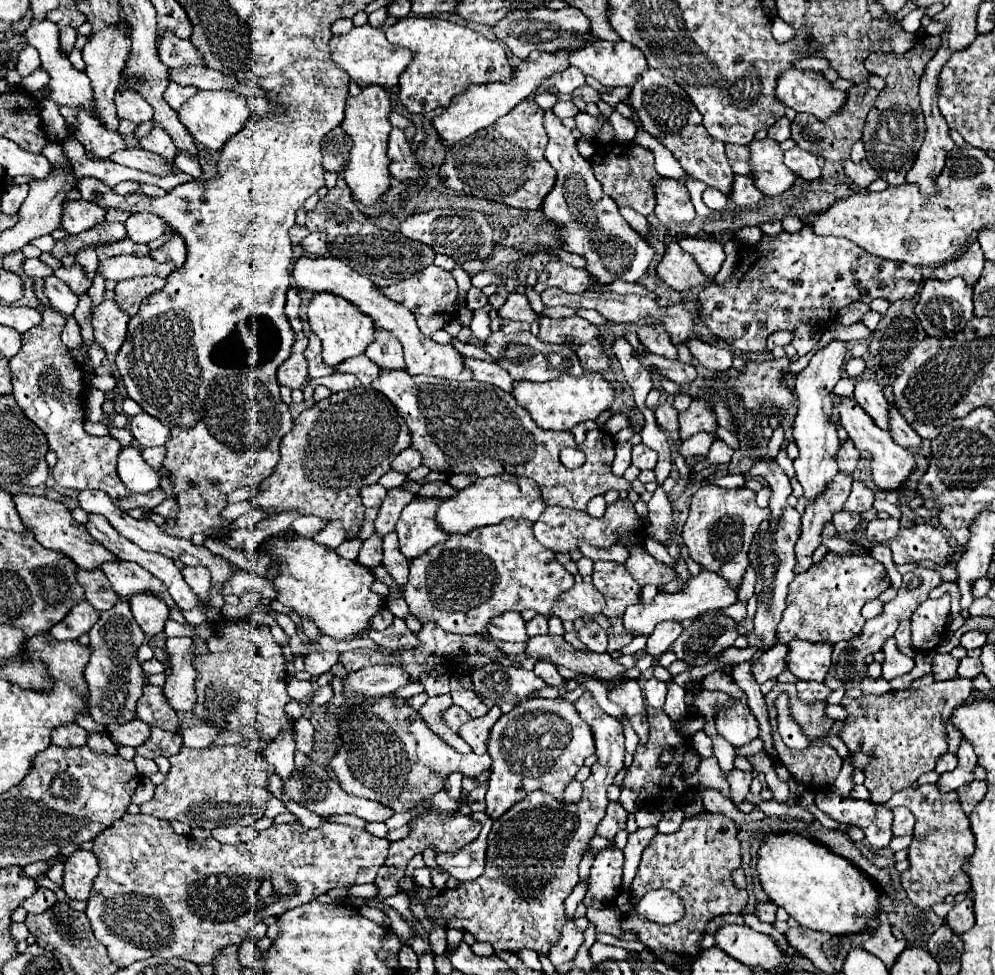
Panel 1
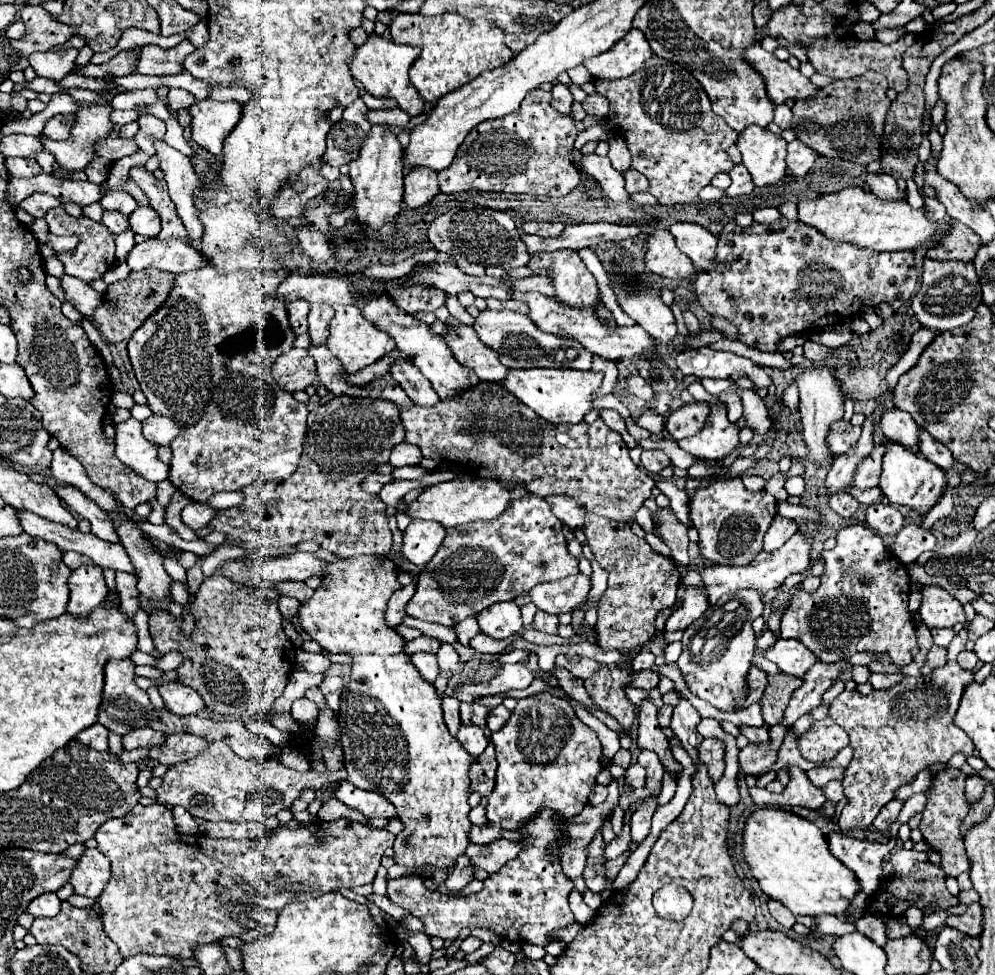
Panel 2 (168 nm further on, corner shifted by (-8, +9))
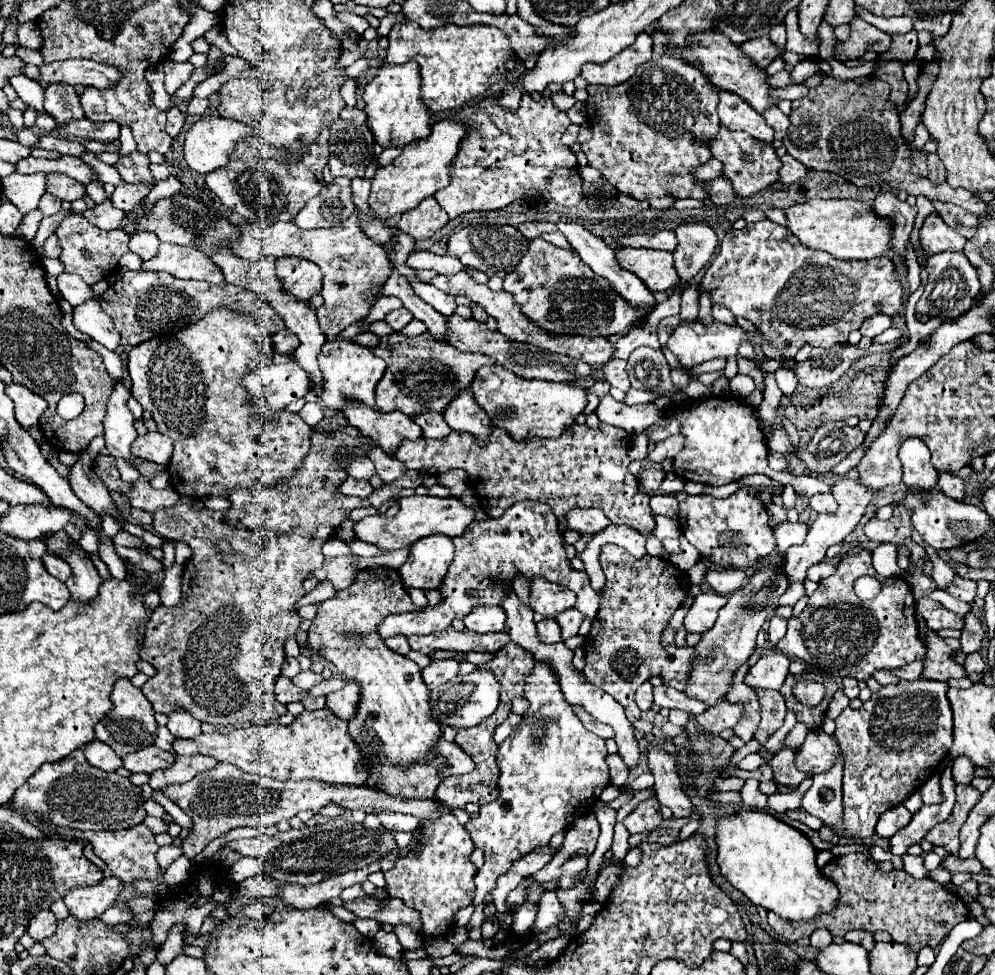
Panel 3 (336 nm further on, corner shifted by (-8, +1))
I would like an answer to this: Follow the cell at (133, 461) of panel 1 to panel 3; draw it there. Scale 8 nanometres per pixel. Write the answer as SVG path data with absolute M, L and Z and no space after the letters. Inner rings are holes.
M116 384L106 402L106 416L102 420L104 440L108 454L114 458L132 458L130 444L138 438L128 400L130 390L124 384Z

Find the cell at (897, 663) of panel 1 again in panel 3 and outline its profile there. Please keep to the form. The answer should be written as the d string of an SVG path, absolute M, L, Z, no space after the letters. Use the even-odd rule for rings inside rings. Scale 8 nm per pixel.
M860 550L860 552L850 552L848 556L844 556L838 562L838 570L836 574L820 580L816 592L810 596L806 608L802 610L802 614L798 618L790 618L788 620L788 632L786 636L776 644L778 650L782 650L784 654L804 660L810 666L816 666L820 672L844 678L844 676L852 676L858 682L866 680L872 676L874 670L880 668L898 668L904 666L912 660L922 660L926 654L926 646L920 640L918 628L916 628L916 600L912 596L910 586L906 584L904 578L882 578L874 568L872 568L872 554L868 550ZM862 574L874 576L880 584L882 590L878 596L874 596L872 600L860 600L858 596L854 596L854 580L860 578Z

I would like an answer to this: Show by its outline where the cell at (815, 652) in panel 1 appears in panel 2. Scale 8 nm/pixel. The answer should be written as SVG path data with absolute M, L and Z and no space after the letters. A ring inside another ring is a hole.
M778 638L776 644L766 650L764 656L770 662L778 664L782 672L798 676L798 678L804 678L810 666L818 662L816 654L808 650L800 640L786 640L786 638Z

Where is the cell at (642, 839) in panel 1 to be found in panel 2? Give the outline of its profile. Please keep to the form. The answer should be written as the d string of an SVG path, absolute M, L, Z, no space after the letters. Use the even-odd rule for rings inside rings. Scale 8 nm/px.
M648 798L634 814L632 814L632 840L644 842L644 838L650 834L650 820L658 808L656 798Z

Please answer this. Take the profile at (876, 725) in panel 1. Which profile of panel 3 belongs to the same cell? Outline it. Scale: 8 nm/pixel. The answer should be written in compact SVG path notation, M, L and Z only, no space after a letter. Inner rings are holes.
M904 680L898 684L882 686L872 694L862 708L846 708L836 718L836 738L846 756L844 784L842 784L842 832L850 840L864 840L874 834L876 820L882 812L904 802L916 786L920 788L930 776L936 774L942 758L948 756L952 746L952 708L946 698L948 684L936 680Z

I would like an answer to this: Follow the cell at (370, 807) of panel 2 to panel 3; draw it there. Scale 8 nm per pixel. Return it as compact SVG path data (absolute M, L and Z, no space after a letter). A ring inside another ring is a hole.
M384 812L378 814L378 818L382 820L382 826L392 832L414 832L416 824L420 824L418 818L410 814L398 814L398 812Z

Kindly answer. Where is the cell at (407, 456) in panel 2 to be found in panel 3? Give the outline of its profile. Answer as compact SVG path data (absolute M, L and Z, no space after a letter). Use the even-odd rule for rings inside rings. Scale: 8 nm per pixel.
M374 448L374 450L368 450L368 458L372 460L374 468L376 468L376 474L380 476L380 480L384 484L390 484L394 482L396 478L400 478L406 470L398 464L398 458L388 458L380 448Z

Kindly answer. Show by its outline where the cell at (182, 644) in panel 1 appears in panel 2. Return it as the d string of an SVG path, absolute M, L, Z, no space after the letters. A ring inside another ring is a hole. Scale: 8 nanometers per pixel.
M164 682L160 686L160 696L164 698L166 708L180 716L196 714L204 708L202 696L192 686L186 686L182 682Z

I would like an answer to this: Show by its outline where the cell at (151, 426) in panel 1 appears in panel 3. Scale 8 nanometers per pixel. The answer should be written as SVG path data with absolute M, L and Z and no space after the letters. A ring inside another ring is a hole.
M148 432L146 436L136 438L130 452L136 458L166 466L170 462L170 456L172 456L172 440L160 432Z

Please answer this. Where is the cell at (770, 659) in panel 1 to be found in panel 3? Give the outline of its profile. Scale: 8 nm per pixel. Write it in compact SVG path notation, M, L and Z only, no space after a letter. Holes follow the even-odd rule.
M718 702L704 714L696 716L696 732L702 736L716 736L724 728L734 728L736 722L740 720L740 714L742 714L740 704Z

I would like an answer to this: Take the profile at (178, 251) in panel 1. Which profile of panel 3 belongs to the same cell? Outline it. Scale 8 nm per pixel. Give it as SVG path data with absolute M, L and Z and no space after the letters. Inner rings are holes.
M132 152L128 156L120 156L118 162L114 164L114 168L118 170L118 174L122 176L124 182L148 182L150 186L154 186L154 178L150 174L150 162L148 156L144 156L142 152Z

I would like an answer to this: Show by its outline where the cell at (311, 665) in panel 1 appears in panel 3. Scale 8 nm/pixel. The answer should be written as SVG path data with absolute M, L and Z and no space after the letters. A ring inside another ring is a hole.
M308 670L308 672L296 674L296 676L292 678L292 682L294 682L300 690L310 690L310 688L314 688L316 684L322 682L322 676L320 676L320 674L314 674L312 670Z

